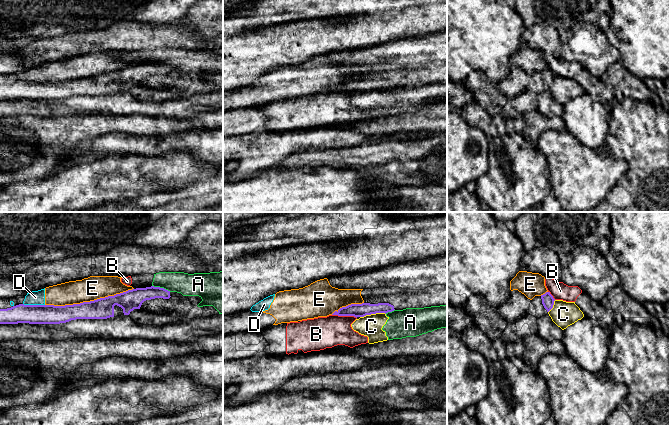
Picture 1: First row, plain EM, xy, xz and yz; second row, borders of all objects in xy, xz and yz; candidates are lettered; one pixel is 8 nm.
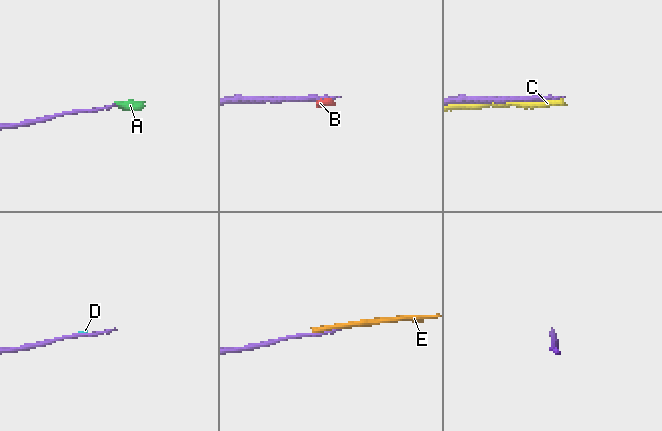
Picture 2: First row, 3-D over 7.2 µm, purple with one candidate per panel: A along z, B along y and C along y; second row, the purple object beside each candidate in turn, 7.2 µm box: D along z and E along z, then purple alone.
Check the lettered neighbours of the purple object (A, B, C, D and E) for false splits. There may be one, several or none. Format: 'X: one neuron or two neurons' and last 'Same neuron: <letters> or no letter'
A: two neurons
B: two neurons
C: two neurons
D: two neurons
E: two neurons
Same neuron: no letter

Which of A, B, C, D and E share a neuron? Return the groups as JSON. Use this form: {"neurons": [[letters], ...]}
{"neurons": [["A", "C"], ["B"], ["D", "E"]]}

